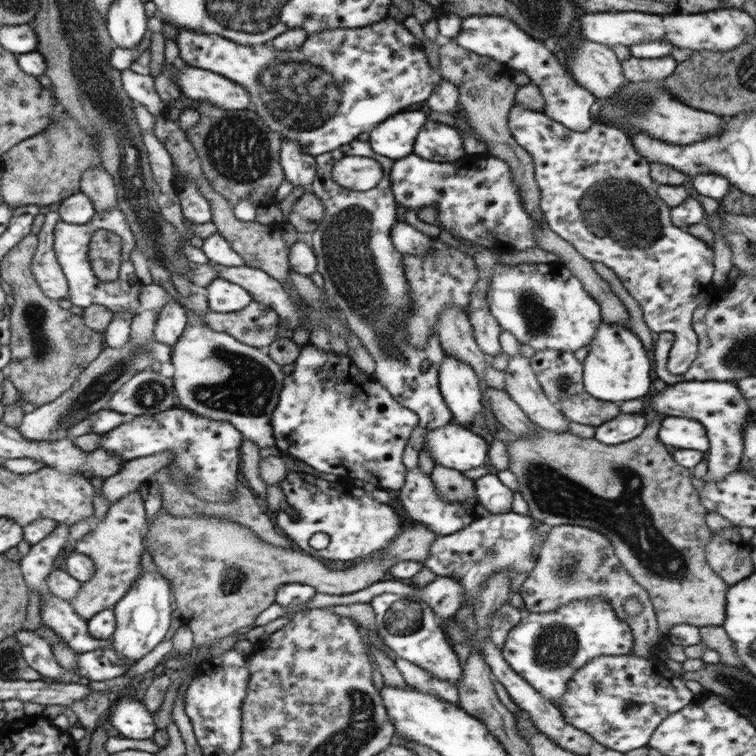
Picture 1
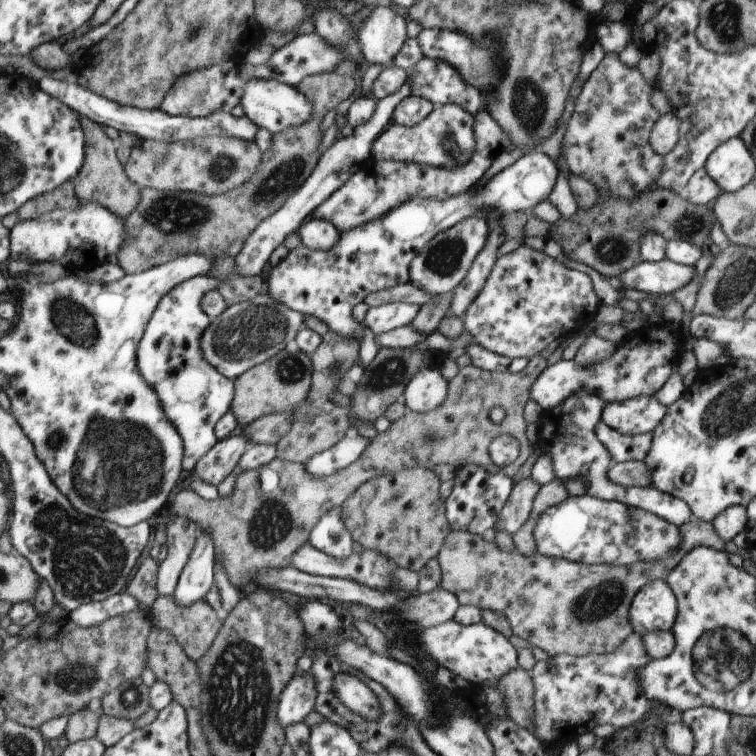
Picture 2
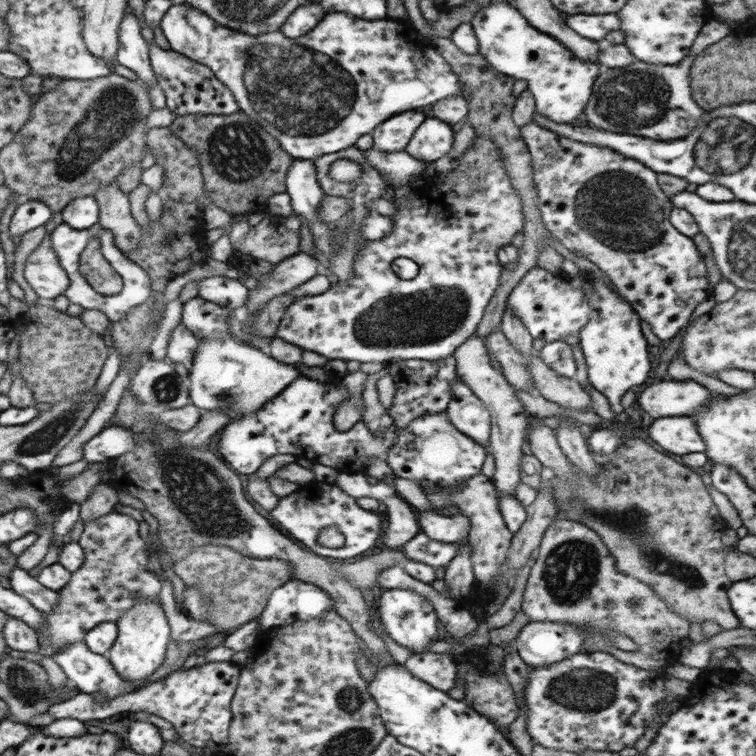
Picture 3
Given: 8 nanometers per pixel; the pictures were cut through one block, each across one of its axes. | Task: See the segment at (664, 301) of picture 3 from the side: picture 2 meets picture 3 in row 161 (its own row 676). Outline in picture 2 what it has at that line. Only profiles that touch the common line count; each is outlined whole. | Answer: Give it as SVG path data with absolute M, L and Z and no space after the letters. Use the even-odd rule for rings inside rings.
M633 632L614 652L610 654L586 654L570 656L558 654L538 661L530 671L534 685L534 734L544 742L565 743L577 740L589 730L600 724L608 724L615 729L635 724L649 712L648 698L642 692L642 682L638 682L638 670L650 662L644 650L642 635Z

